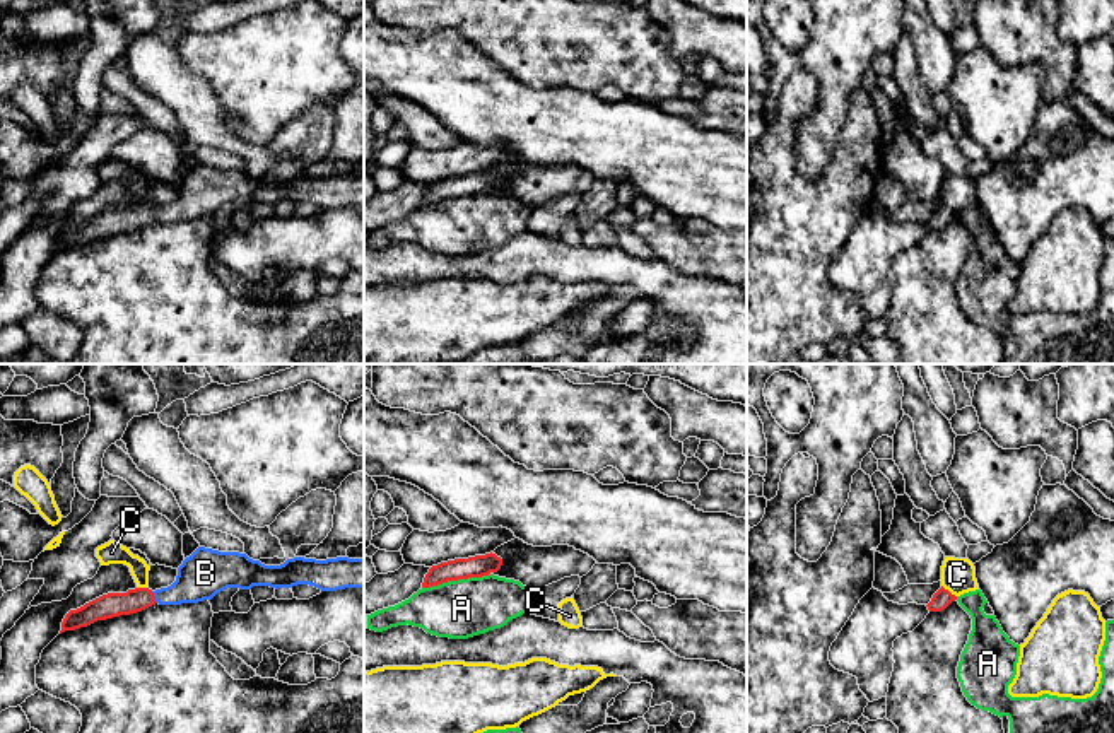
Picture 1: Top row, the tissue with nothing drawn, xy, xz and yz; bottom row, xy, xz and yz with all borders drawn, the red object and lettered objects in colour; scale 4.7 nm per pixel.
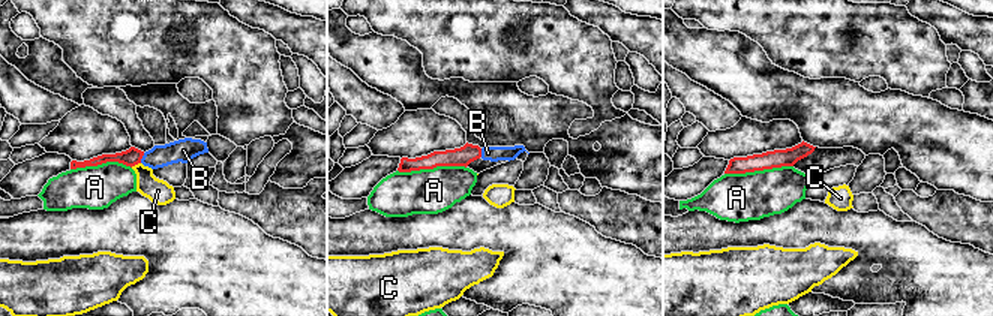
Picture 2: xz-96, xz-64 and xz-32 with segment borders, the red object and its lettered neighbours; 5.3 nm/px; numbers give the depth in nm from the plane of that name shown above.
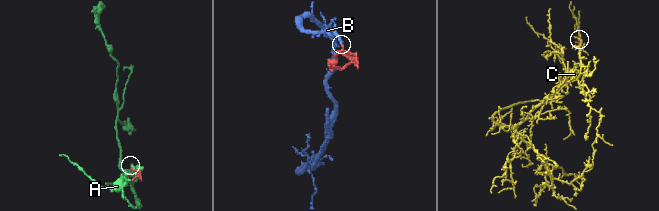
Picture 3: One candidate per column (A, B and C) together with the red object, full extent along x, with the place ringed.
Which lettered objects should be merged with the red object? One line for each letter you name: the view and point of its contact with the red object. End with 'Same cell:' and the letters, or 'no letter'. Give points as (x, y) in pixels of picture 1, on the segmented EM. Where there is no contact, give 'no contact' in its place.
B: xy (154, 597)
Same cell: B

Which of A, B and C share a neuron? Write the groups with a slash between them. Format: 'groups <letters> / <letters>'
groups A / B / C

